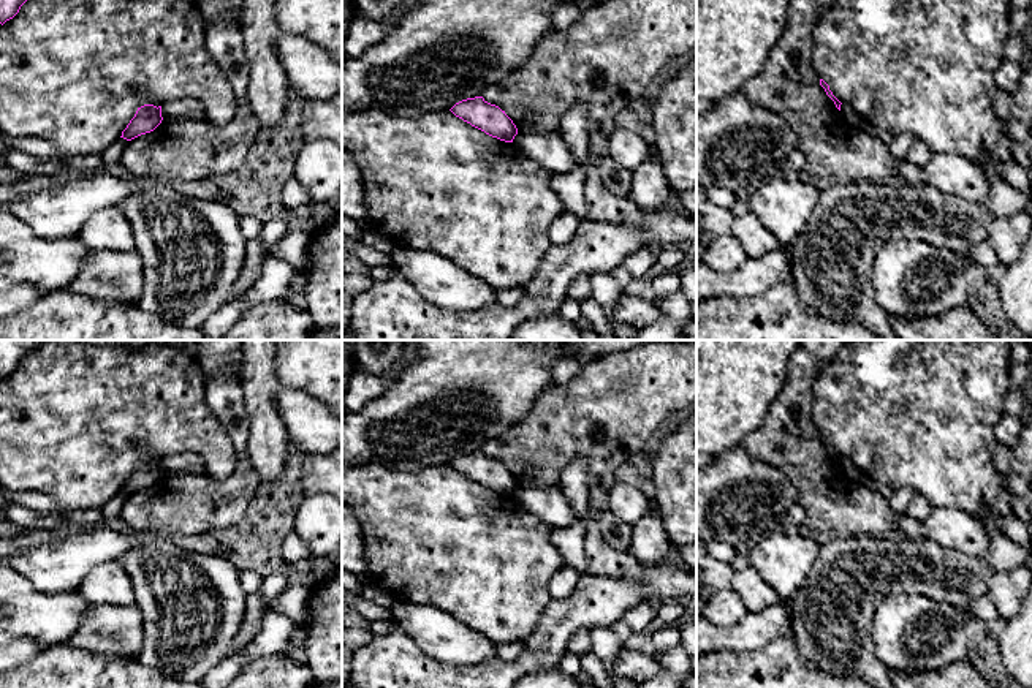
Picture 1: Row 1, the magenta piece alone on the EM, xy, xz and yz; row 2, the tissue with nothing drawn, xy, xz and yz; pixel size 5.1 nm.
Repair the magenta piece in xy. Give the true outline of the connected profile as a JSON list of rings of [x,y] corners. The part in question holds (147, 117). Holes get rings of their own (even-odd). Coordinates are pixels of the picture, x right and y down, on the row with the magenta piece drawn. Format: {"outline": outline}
{"outline": [[[144,104],[138,108],[120,138],[131,141],[141,134],[150,133],[161,123],[161,120],[161,106]]]}

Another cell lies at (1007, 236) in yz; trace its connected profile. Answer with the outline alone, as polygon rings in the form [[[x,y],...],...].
[[[1026,212],[1007,218],[992,218],[988,226],[988,244],[999,261],[1010,267],[1016,263],[1032,231],[1032,221]]]

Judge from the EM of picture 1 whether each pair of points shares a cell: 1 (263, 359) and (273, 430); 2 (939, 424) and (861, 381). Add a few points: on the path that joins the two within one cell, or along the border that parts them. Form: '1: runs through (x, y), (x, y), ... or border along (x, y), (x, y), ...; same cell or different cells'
1: runs through (263, 377), (263, 413); same cell
2: runs through (920, 410), (910, 400), (880, 400); same cell

